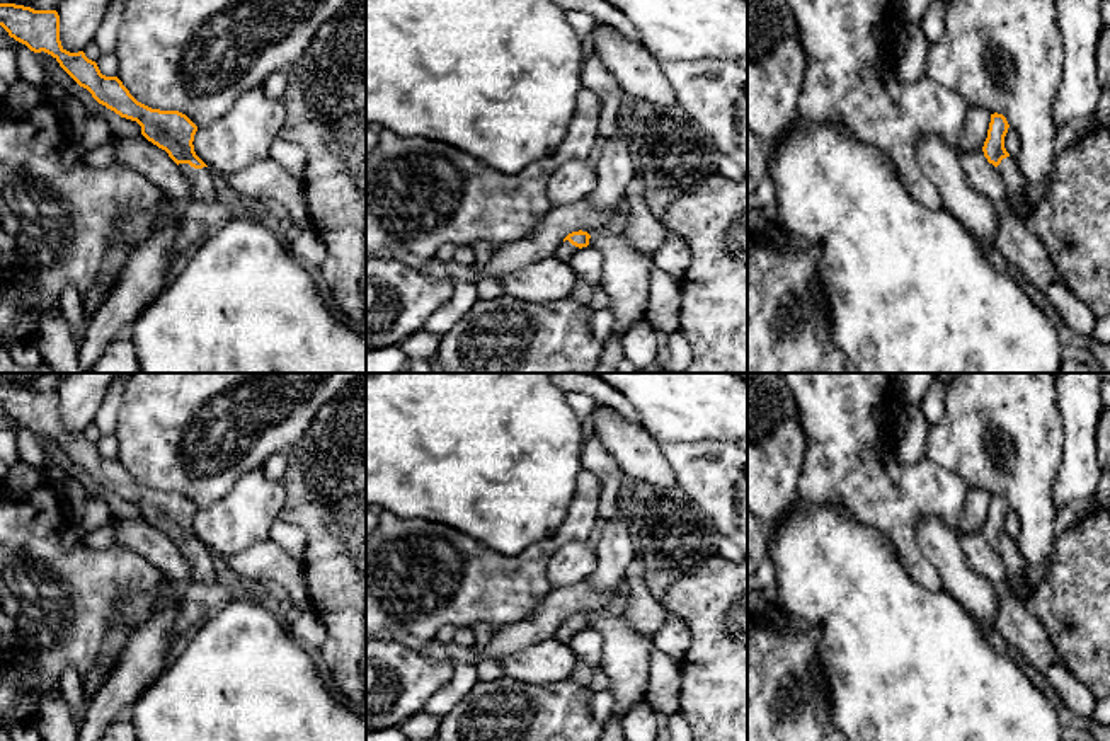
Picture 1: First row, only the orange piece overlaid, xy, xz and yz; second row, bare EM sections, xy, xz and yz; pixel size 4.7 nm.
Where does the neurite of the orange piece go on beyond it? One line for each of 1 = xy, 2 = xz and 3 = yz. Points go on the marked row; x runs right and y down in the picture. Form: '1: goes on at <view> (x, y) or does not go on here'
1: goes on at xy (203, 183)
2: goes on at xz (566, 251)
3: goes on at yz (1017, 198)

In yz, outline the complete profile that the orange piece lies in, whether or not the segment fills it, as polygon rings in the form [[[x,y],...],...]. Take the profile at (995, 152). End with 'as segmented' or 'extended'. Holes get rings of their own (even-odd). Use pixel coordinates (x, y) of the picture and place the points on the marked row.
[[[991,114],[987,138],[982,152],[989,164],[993,164],[1003,175],[1006,184],[1004,203],[1015,211],[1027,211],[1027,221],[1035,215],[1037,208],[1030,203],[1027,194],[1027,181],[1020,175],[1015,158],[1004,148],[1004,136],[1008,133],[1008,121],[1003,114]]] | extended

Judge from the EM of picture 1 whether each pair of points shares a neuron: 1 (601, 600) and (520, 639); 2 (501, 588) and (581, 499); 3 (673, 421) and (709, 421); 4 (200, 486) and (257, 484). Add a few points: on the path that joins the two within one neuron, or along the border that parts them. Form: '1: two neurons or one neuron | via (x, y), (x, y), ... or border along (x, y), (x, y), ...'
1: one neuron | via (581, 600), (560, 602), (540, 622)
2: one neuron | via (525, 569), (572, 523)
3: one neuron | via (681, 421), (700, 421)
4: two neurons | border along (259, 465), (246, 471), (217, 501), (200, 508)

